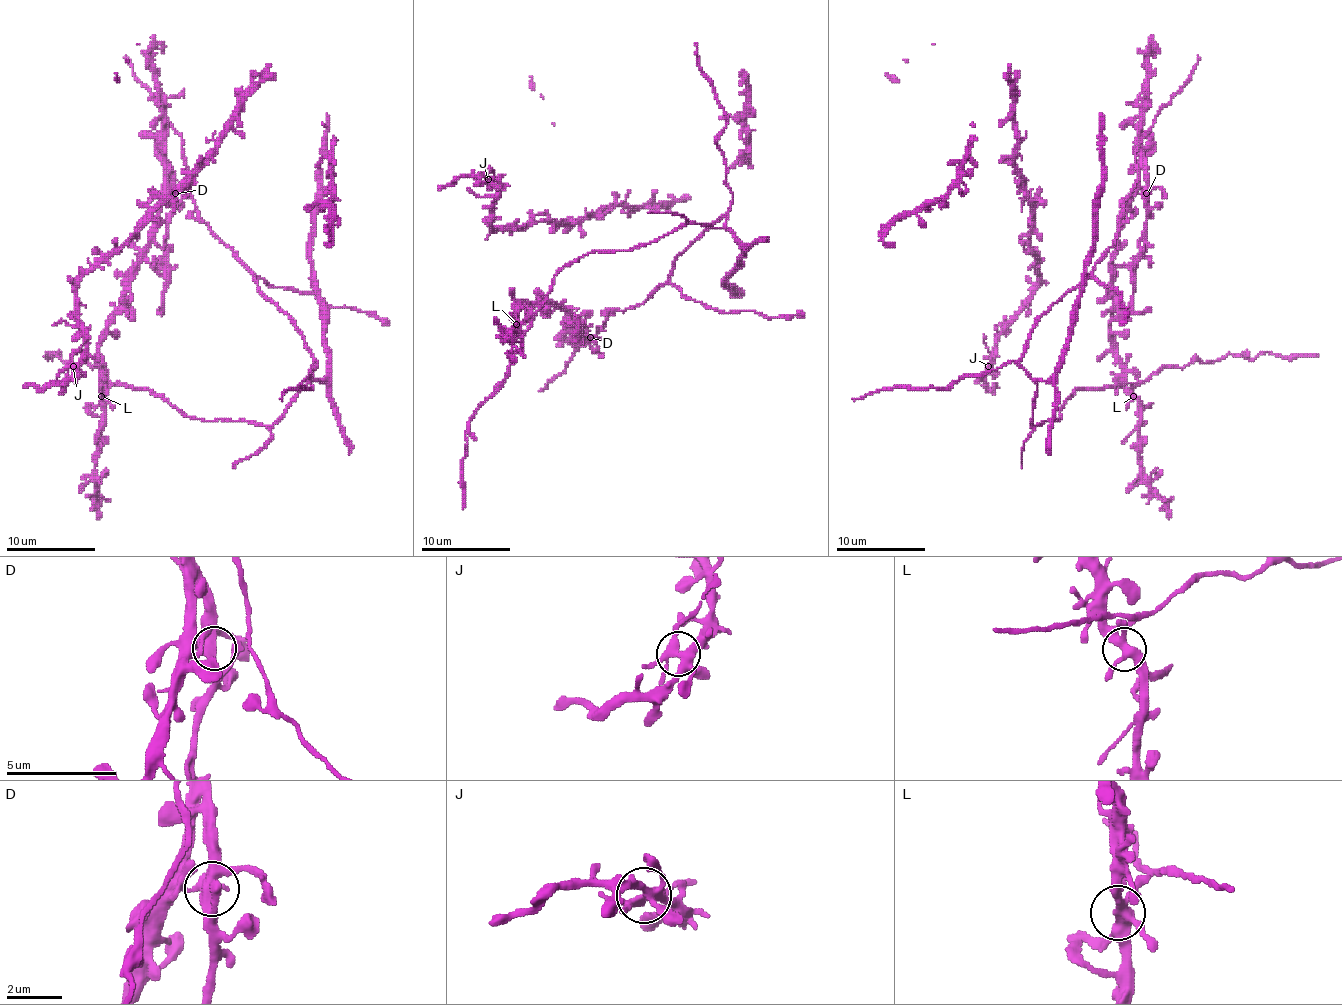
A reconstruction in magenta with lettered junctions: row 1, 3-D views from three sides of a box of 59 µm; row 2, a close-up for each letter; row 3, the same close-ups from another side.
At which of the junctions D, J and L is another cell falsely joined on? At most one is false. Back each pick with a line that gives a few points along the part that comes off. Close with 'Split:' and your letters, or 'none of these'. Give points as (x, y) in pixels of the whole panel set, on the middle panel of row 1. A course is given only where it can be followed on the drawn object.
J: Course of the part to remove: (487, 179), (503, 174)
Split: J

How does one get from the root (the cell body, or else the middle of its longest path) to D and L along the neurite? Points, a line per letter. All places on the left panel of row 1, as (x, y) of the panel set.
D: (135, 390), (101, 385), (99, 343), (106, 321), (123, 303), (126, 278), (148, 242), (159, 200), (175, 193)
L: (135, 390), (115, 383), (101, 396)

